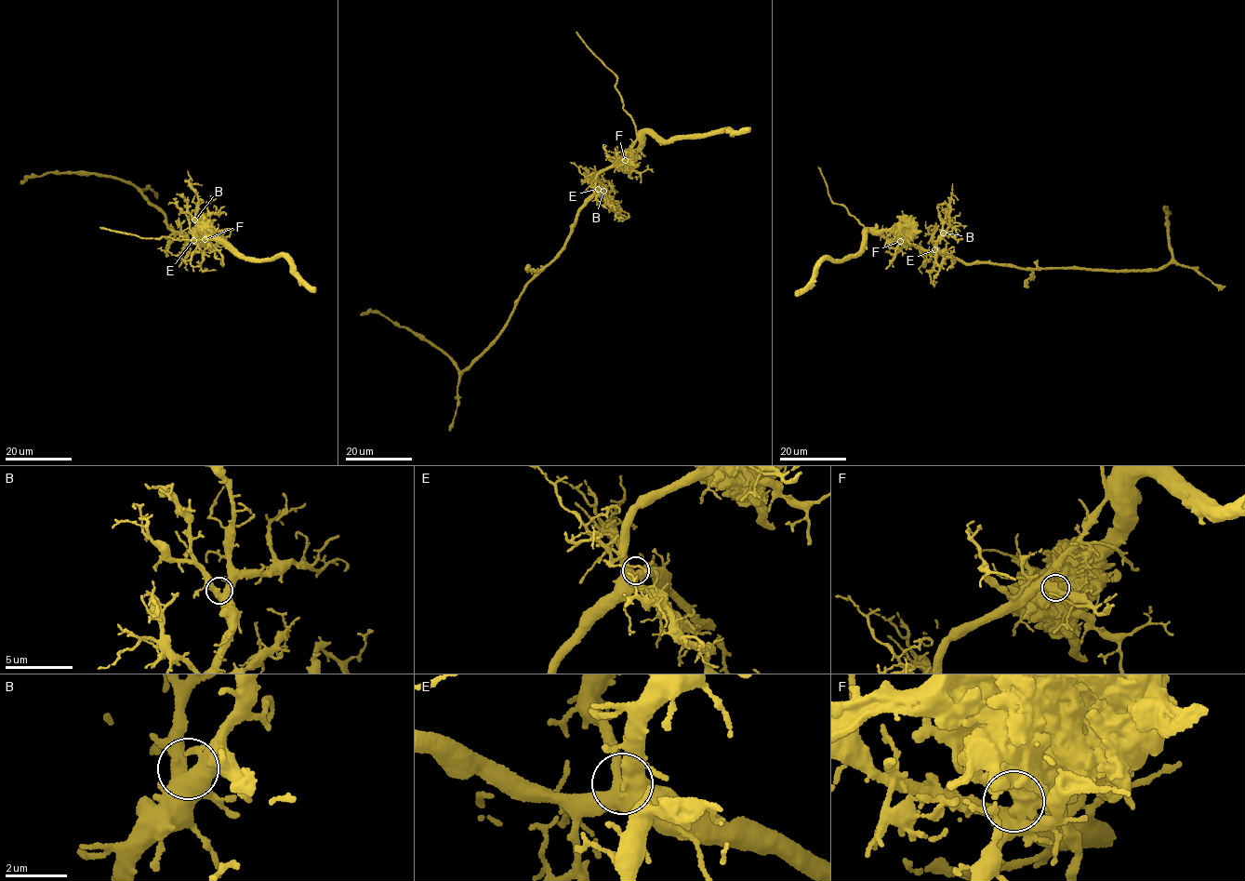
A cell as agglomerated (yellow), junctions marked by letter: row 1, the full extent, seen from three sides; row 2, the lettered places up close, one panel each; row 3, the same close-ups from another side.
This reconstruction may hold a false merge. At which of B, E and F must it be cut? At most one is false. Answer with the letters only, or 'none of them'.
F

